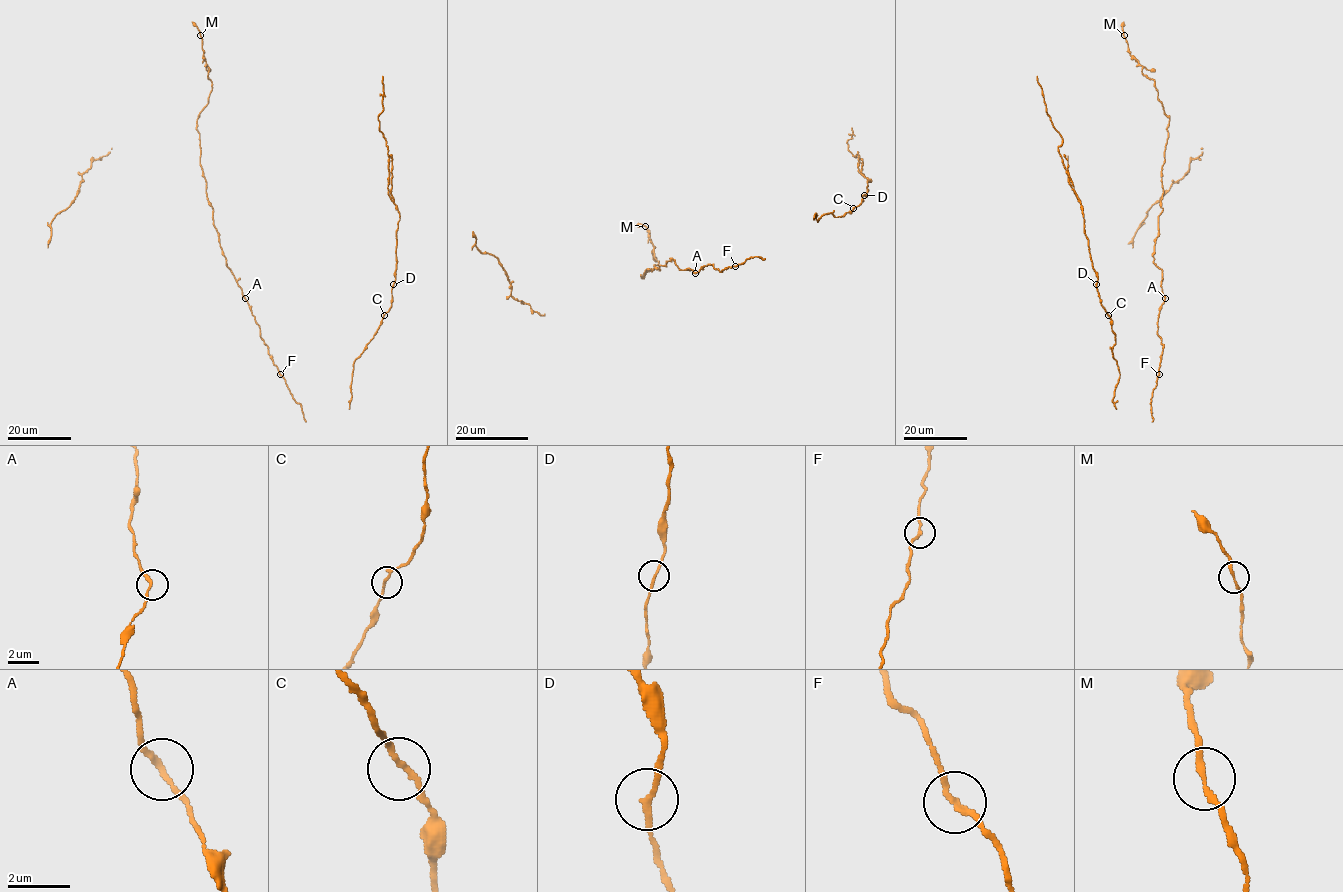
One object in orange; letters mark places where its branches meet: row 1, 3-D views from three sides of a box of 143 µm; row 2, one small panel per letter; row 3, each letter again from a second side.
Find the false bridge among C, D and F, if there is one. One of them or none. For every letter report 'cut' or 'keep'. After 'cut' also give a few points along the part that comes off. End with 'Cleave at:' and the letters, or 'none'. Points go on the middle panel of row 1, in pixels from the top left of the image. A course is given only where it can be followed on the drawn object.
C: keep
D: keep
F: keep
Cleave at: none

